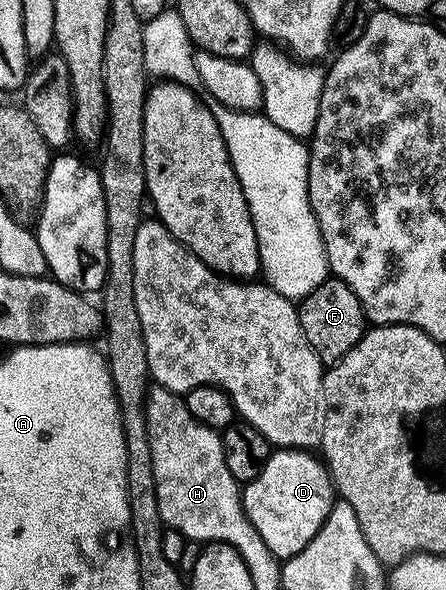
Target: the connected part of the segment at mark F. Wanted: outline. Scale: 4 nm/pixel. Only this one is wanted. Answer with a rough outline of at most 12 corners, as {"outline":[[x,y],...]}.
{"outline":[[328,278],[298,309],[324,365],[369,330],[357,293]]}

